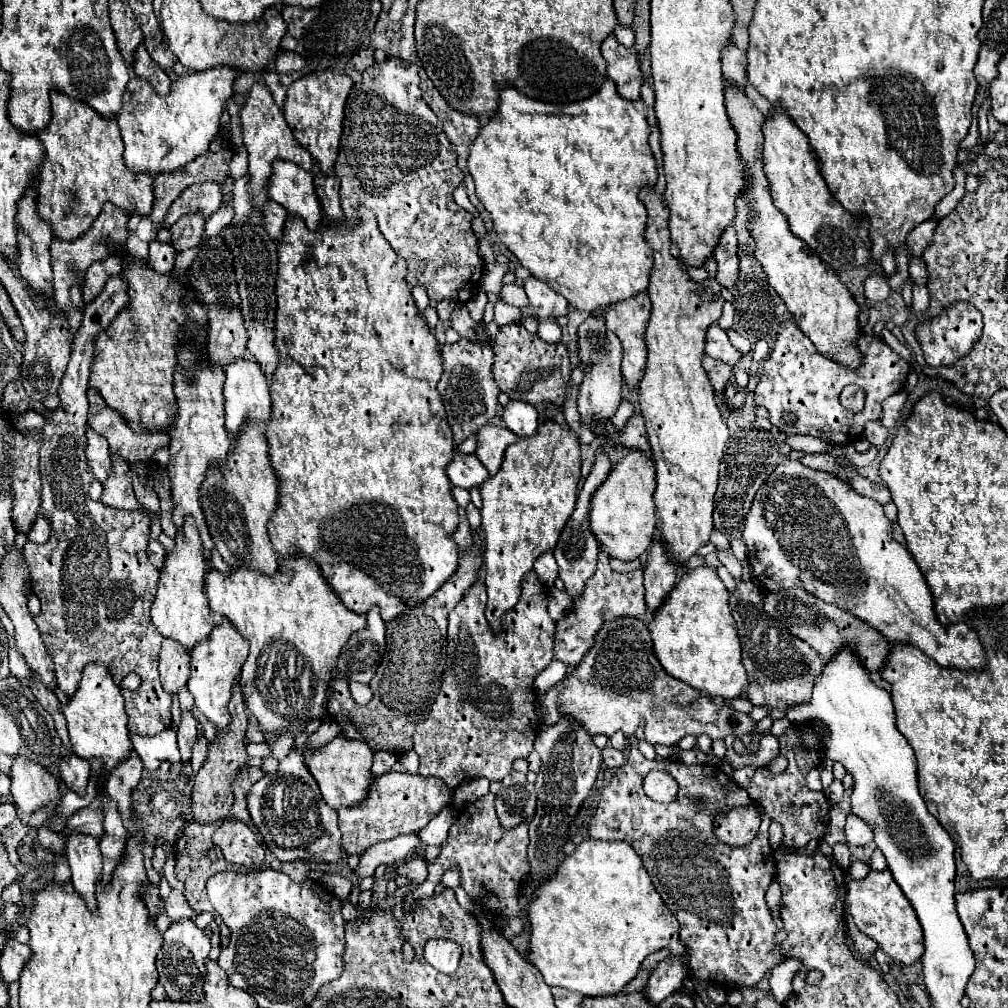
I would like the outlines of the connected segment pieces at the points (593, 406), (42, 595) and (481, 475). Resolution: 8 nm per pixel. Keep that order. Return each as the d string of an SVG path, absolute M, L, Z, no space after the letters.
M588 316L580 328L578 328L578 346L580 346L580 360L582 368L586 372L582 384L580 384L580 396L578 396L578 410L582 420L598 434L598 424L594 420L608 420L614 416L620 400L622 400L622 372L620 372L620 360L622 360L622 346L614 332L610 332L604 324L602 316Z
M114 276L106 282L106 288L100 292L100 296L84 308L82 326L72 342L70 362L66 366L66 374L58 390L60 404L58 408L44 414L46 424L42 428L26 430L28 438L40 436L40 442L42 442L40 446L42 504L40 504L38 516L44 516L50 522L50 538L46 544L28 542L24 546L24 556L26 556L26 562L30 564L32 590L42 602L42 612L34 620L40 628L46 650L54 660L54 670L56 670L56 680L58 680L60 690L72 696L78 688L84 666L90 662L100 662L108 666L116 684L120 684L130 672L134 672L142 680L140 688L134 692L122 688L130 732L140 734L140 736L154 736L170 728L172 724L172 714L170 714L172 698L170 694L166 694L166 690L162 690L162 682L158 678L158 654L160 654L164 636L158 632L158 628L152 624L152 618L150 618L150 606L154 602L158 574L160 574L160 570L148 560L148 554L146 554L146 544L150 538L150 518L138 510L116 510L102 502L94 502L88 496L88 488L94 482L94 474L90 474L90 466L84 454L86 414L88 414L86 390L88 390L90 364L94 360L94 340L98 338L98 334L102 334L110 326L116 314L128 304L126 290L128 290L128 284L122 282L120 276Z
M456 454L454 460L448 464L446 474L452 482L452 486L472 490L480 488L490 474L484 470L482 464L478 464L478 458L474 454Z

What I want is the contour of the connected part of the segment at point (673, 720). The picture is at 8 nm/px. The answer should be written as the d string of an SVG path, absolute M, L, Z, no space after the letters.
M618 618L608 622L600 630L596 646L584 656L580 666L576 666L568 678L560 680L546 694L538 696L538 718L544 724L554 724L562 716L576 720L590 736L604 734L610 738L618 730L624 732L624 736L632 736L638 728L642 728L646 734L646 742L664 746L674 746L688 734L708 734L712 740L718 740L728 736L746 736L754 730L754 722L748 714L730 710L722 698L710 698L666 674L654 656L646 624L638 618Z

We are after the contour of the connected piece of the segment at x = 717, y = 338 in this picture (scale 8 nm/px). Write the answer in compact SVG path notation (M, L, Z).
M716 322L710 326L710 330L706 330L706 354L730 366L736 366L742 360L742 354L730 344L726 332Z

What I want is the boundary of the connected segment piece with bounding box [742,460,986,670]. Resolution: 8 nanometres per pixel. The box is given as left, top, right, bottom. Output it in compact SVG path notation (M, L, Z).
M786 460L776 466L754 496L742 536L748 546L748 562L752 566L754 580L760 588L780 590L800 586L820 600L836 604L866 624L872 624L888 640L900 640L920 648L942 666L958 666L960 670L986 666L984 648L972 628L964 622L947 626L938 622L928 584L910 552L892 538L892 524L884 516L884 508L876 500L854 492L834 474L812 470L798 460Z

